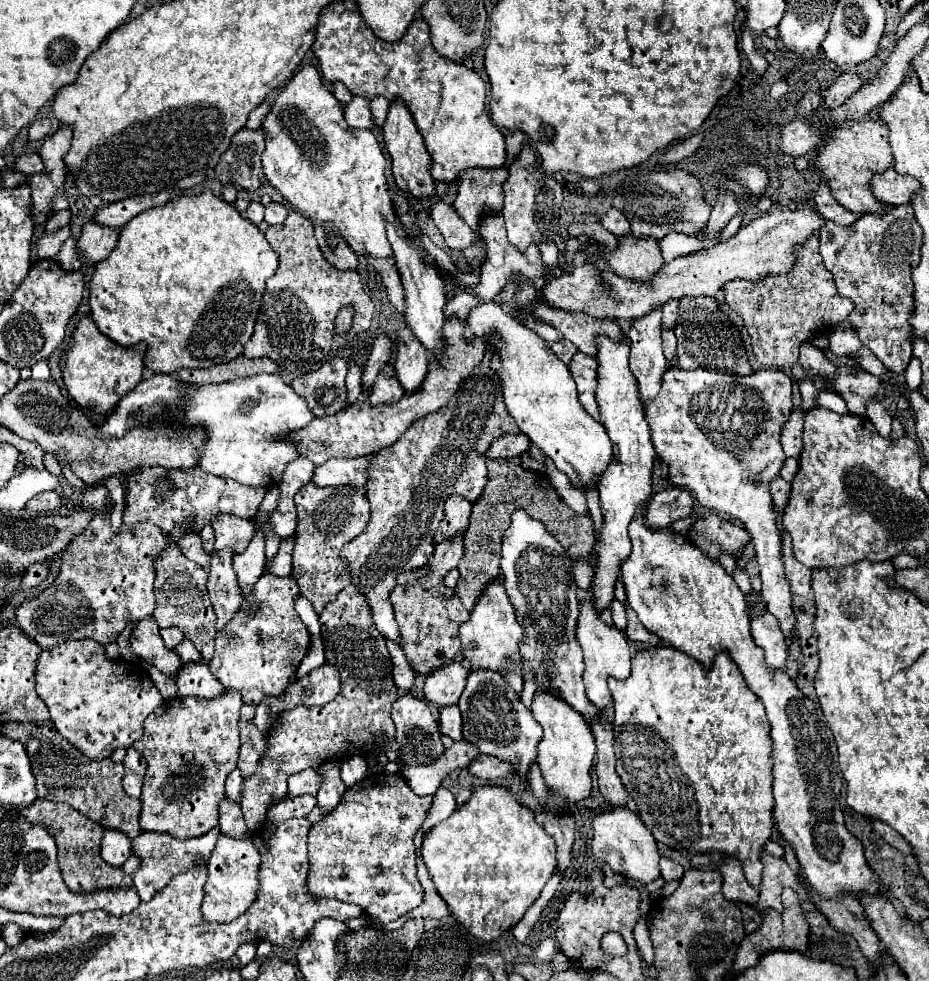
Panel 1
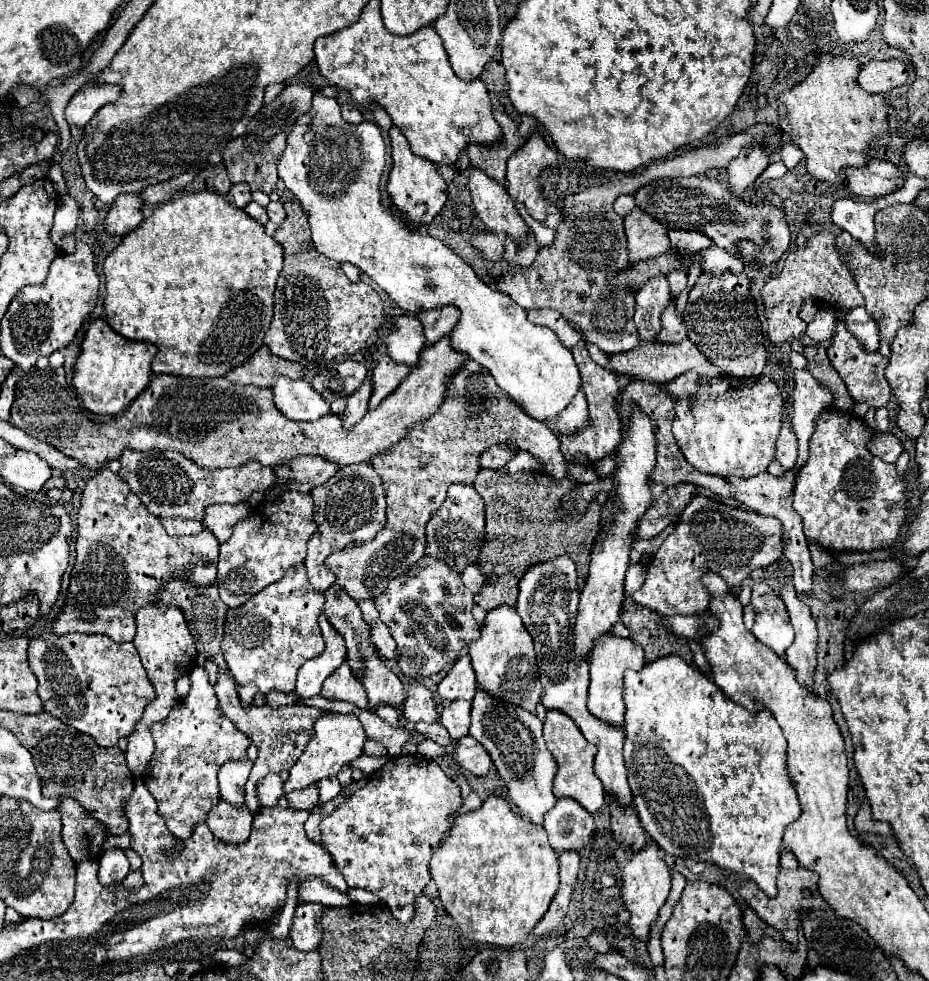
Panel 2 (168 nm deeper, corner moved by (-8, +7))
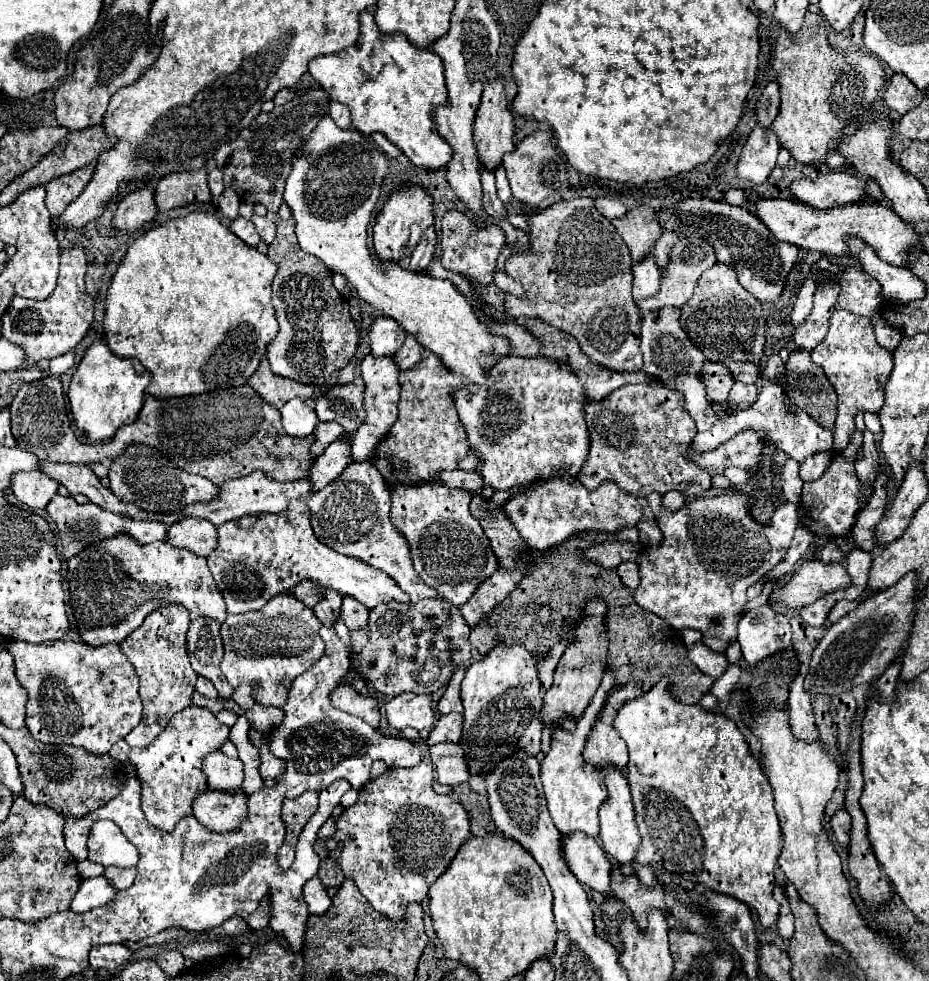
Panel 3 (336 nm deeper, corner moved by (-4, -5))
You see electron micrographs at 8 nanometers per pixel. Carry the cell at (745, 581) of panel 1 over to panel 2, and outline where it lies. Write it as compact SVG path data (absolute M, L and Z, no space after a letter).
M756 582L752 586L752 600L750 600L756 620L752 634L778 656L784 656L786 648L794 640L794 630L788 620L788 610L780 596L764 582Z

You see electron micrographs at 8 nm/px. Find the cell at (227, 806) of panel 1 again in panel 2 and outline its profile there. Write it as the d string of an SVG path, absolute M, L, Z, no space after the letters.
M248 758L228 760L226 764L222 764L218 772L218 782L220 782L220 796L226 802L234 806L244 804L244 784L250 776L250 770L252 770L252 762Z

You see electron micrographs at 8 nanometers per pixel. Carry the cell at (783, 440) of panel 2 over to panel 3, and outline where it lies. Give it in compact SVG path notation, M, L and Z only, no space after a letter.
M788 458L786 464L782 466L782 472L780 472L780 482L782 482L782 494L788 502L794 502L798 504L800 502L800 488L802 488L802 478L798 476L798 468L800 468L800 462Z

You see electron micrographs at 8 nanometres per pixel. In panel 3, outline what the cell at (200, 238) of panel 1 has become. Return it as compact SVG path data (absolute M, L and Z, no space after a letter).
M194 210L186 216L168 220L164 224L158 224L156 228L148 230L144 236L134 240L134 244L126 250L124 258L120 260L116 274L112 276L112 282L106 292L106 316L104 316L104 332L106 332L106 344L108 348L122 358L138 358L146 370L152 372L152 380L148 384L148 394L156 398L164 396L190 396L190 394L202 394L212 392L216 388L232 388L244 384L258 368L262 356L266 354L266 344L276 336L278 322L274 316L272 306L272 278L276 276L276 264L268 260L266 254L260 254L254 246L244 244L230 228L226 228L214 214Z

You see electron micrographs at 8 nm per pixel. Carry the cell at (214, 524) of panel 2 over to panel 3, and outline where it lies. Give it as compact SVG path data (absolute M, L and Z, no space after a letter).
M184 518L170 526L168 542L178 548L188 548L198 556L208 556L218 546L218 530L204 518Z

